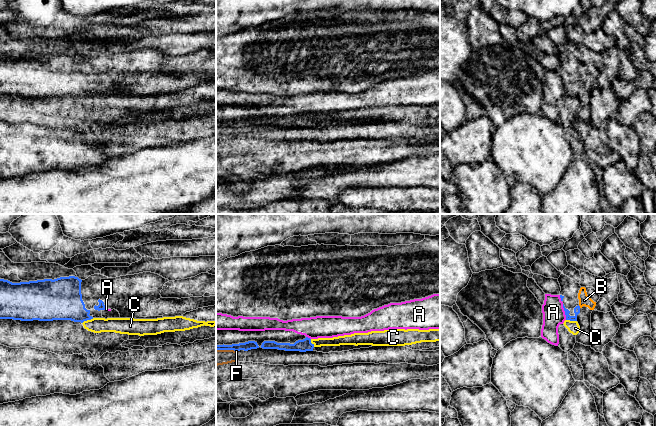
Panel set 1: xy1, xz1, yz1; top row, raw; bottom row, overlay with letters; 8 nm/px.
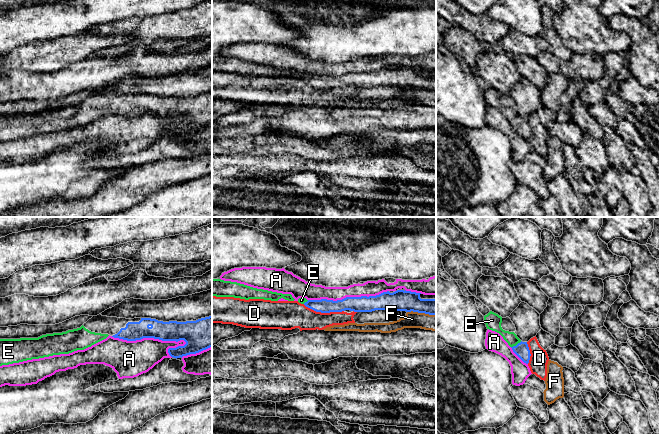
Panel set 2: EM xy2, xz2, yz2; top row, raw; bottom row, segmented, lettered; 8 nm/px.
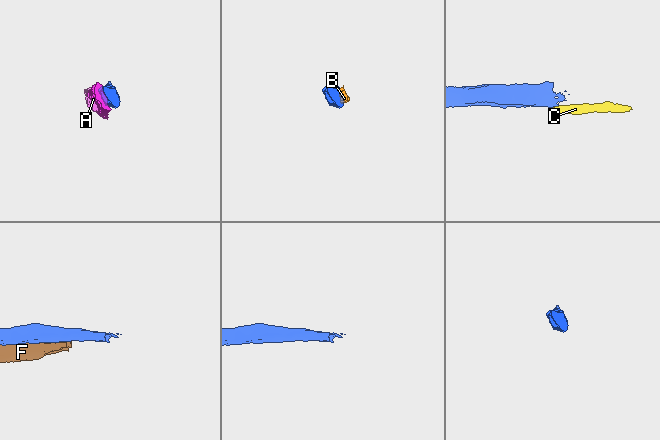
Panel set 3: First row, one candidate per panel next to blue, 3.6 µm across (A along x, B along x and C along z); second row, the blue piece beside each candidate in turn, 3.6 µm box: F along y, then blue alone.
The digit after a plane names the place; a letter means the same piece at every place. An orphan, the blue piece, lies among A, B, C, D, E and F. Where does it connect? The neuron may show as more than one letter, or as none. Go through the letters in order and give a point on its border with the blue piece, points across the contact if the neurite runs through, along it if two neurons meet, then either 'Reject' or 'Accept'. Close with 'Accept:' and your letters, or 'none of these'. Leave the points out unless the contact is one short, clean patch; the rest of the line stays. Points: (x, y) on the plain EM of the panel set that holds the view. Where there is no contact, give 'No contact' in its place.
A: Touches blue at xy2 (149, 113). Reject
B: Touches blue at yz1 (579, 82). Boundary: yz1 (578, 81), (580, 83). Reject
C: Touches blue at xy1 (87, 95). Boundary: xy1 (93, 94), (87, 95), (82, 99). Reject
D: Touches blue at xz2 (323, 88). Boundary: xz2 (303, 80), (321, 88), (343, 87). Reject
E: Touches blue at yz2 (517, 120). Path across: yz2 (521, 125), (517, 120), (494, 99). Accept
F: Touches blue at xz2 (421, 88). Reject
Accept: E

